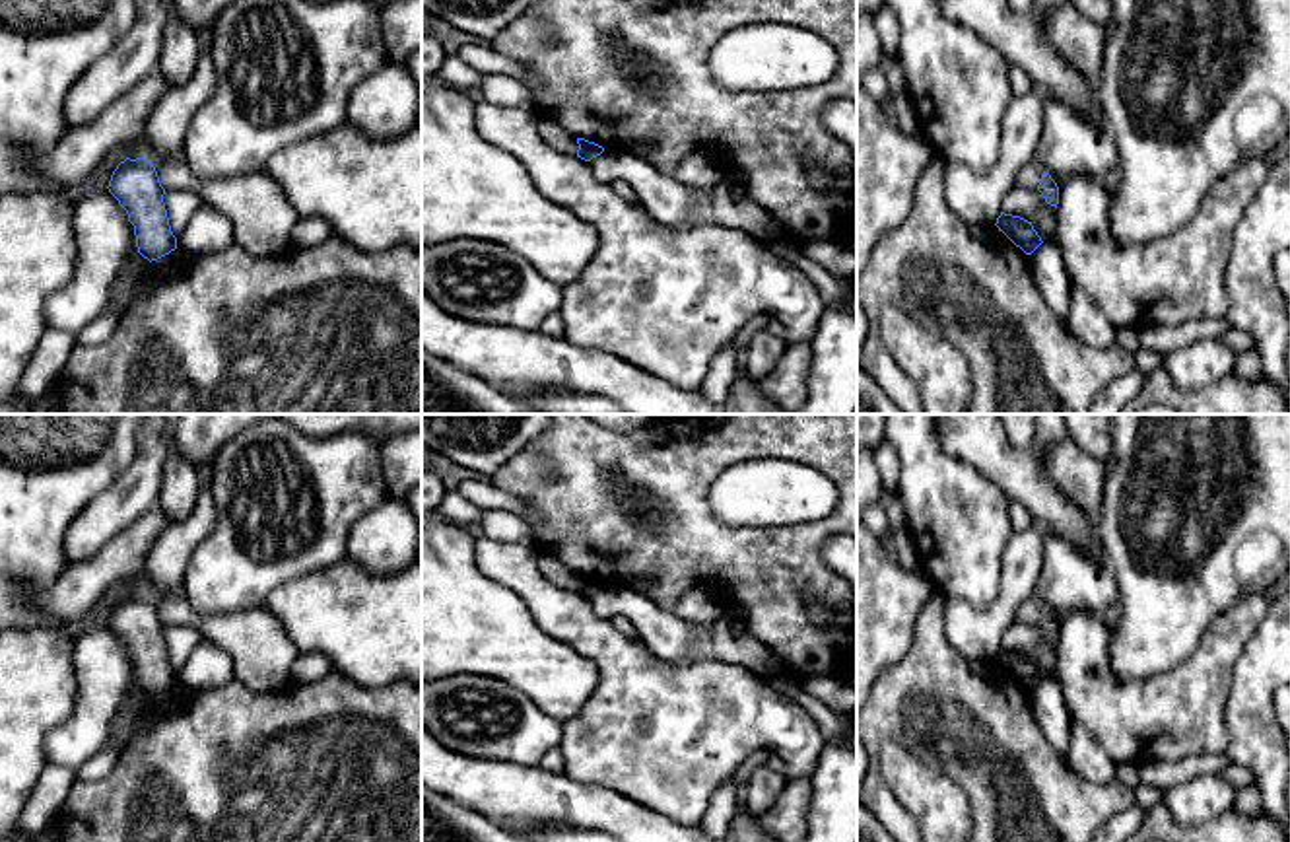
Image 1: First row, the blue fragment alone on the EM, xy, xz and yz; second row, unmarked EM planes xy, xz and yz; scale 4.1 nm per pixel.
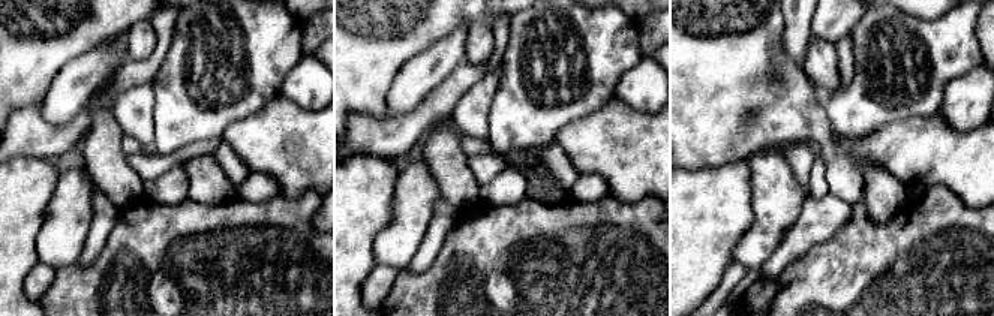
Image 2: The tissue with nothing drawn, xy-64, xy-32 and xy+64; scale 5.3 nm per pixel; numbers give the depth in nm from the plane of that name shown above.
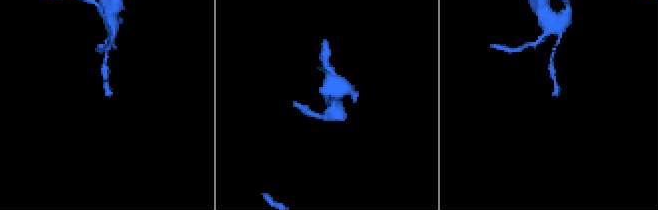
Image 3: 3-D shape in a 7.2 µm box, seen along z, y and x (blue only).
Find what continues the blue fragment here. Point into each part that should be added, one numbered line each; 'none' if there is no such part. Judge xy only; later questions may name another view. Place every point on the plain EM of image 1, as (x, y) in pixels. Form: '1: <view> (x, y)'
none

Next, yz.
none

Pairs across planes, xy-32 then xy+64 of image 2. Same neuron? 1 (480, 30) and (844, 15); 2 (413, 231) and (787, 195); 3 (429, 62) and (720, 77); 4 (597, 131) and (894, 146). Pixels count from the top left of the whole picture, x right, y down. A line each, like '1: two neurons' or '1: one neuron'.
1: two neurons
2: one neuron
3: two neurons
4: one neuron

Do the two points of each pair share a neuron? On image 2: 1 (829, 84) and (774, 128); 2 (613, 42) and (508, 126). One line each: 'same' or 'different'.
1: different
2: same

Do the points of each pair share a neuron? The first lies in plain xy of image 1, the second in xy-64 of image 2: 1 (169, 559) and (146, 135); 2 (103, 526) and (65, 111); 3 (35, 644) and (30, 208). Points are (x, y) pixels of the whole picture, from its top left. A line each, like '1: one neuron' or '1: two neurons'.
1: one neuron
2: one neuron
3: one neuron

